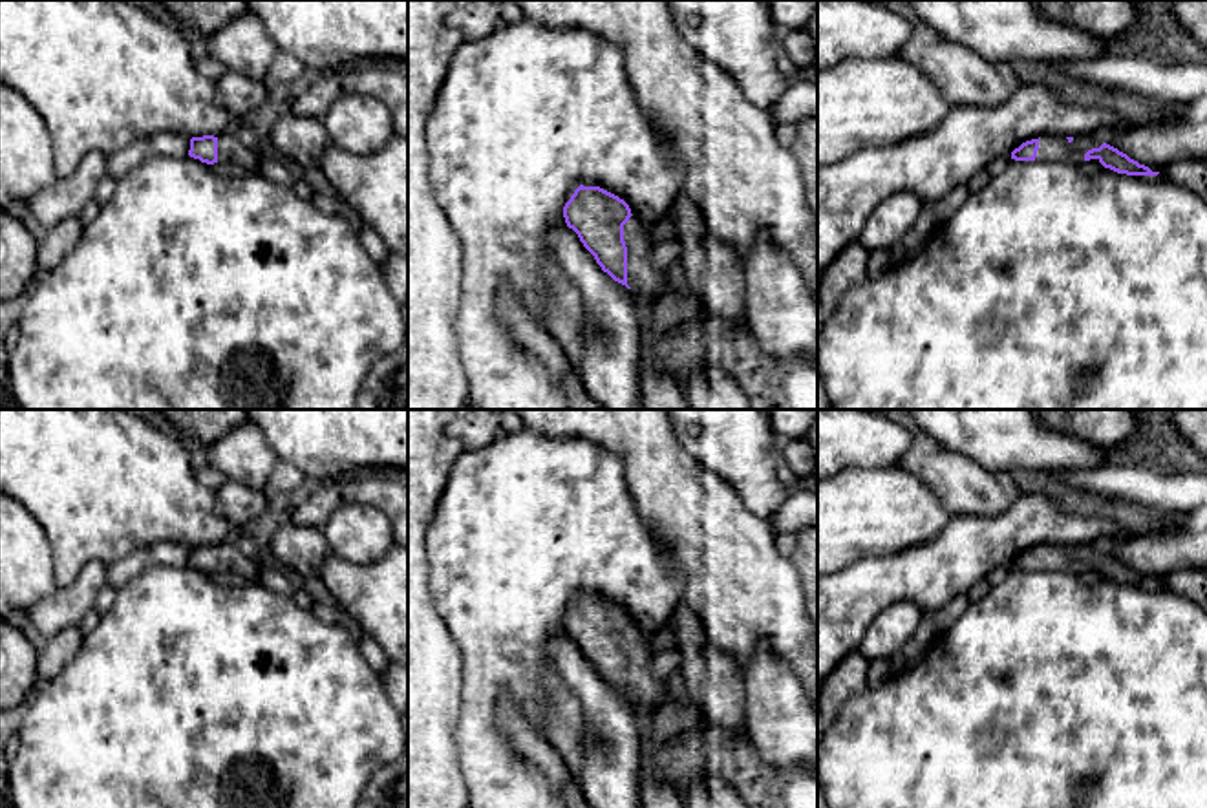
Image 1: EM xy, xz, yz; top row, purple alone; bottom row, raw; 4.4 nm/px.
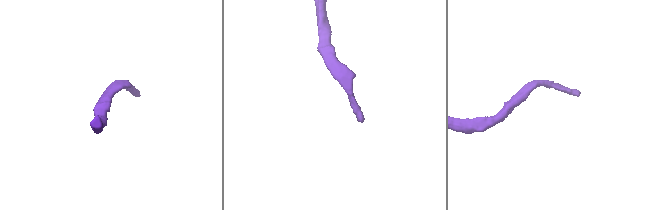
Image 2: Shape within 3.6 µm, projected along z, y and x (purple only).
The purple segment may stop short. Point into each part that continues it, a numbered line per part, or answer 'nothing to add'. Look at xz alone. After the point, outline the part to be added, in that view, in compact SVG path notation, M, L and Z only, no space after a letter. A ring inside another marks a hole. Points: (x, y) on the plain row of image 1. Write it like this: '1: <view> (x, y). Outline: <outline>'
1: xz (646, 691). Outline: M635 625L624 634L624 651L627 656L627 695L633 704L649 713L666 706L671 700L666 680L651 675L649 647Z

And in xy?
1: xy (231, 560). Outline: M229 541L218 545L218 572L241 576L249 581L256 581L262 563L251 556L245 556L238 547Z

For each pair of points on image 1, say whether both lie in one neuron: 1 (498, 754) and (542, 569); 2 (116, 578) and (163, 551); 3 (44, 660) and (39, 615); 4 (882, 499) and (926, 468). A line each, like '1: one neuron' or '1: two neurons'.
1: one neuron
2: one neuron
3: two neurons
4: two neurons

